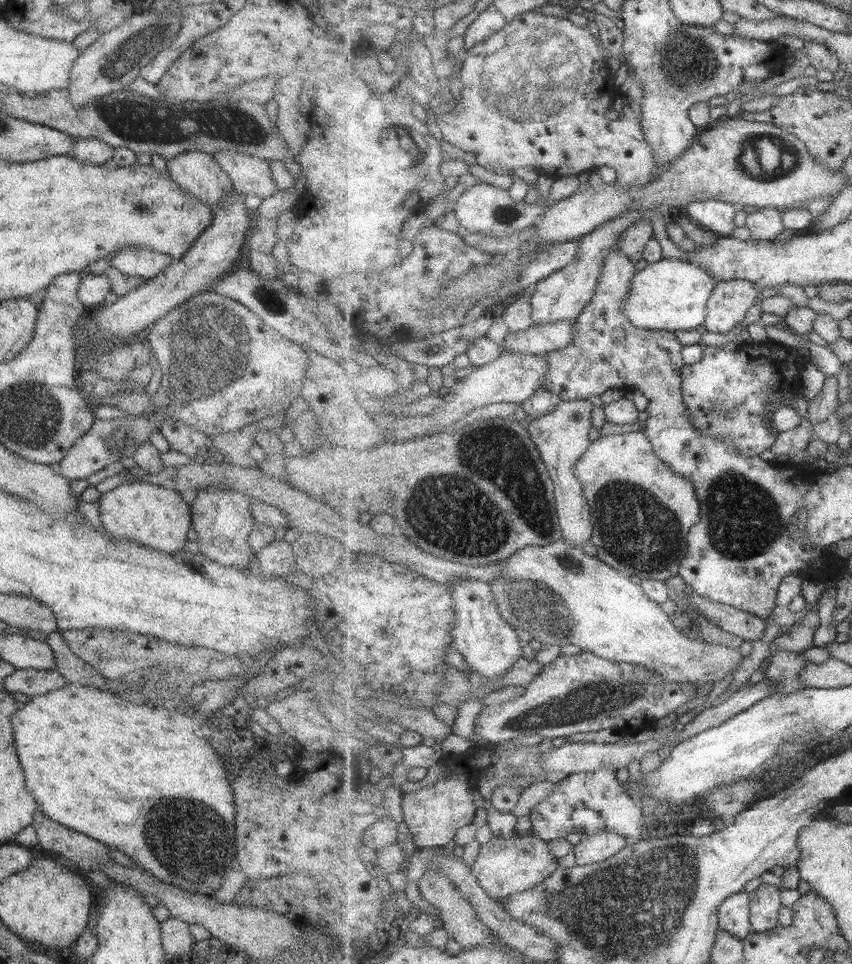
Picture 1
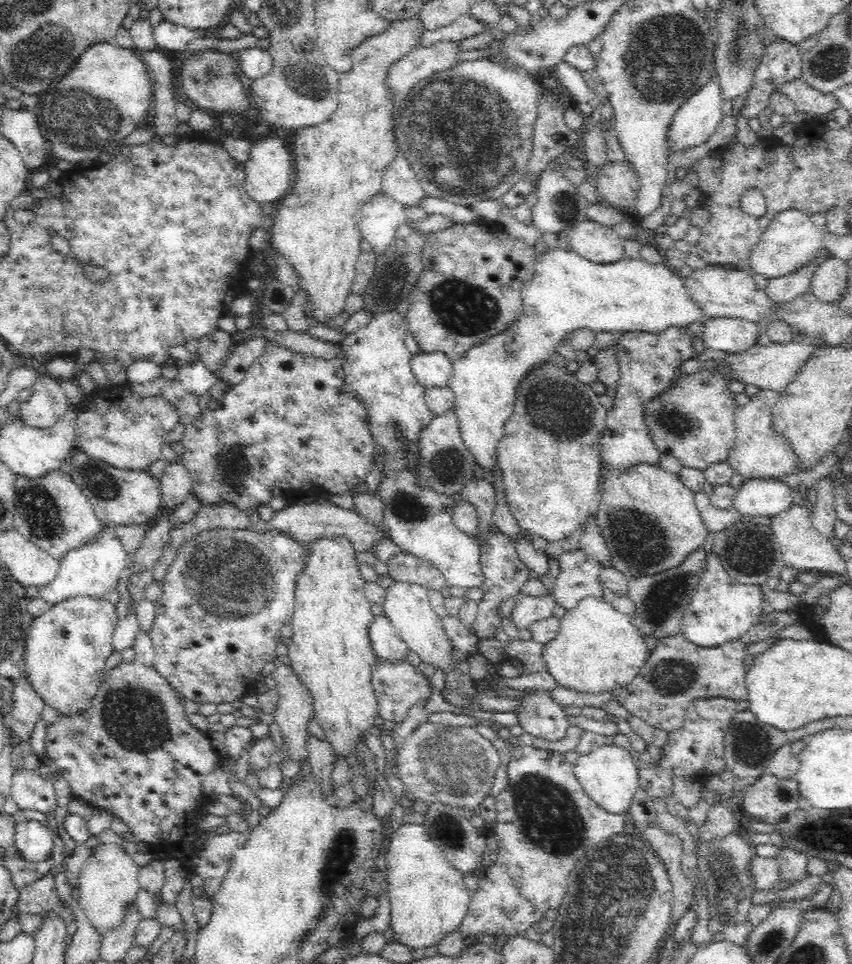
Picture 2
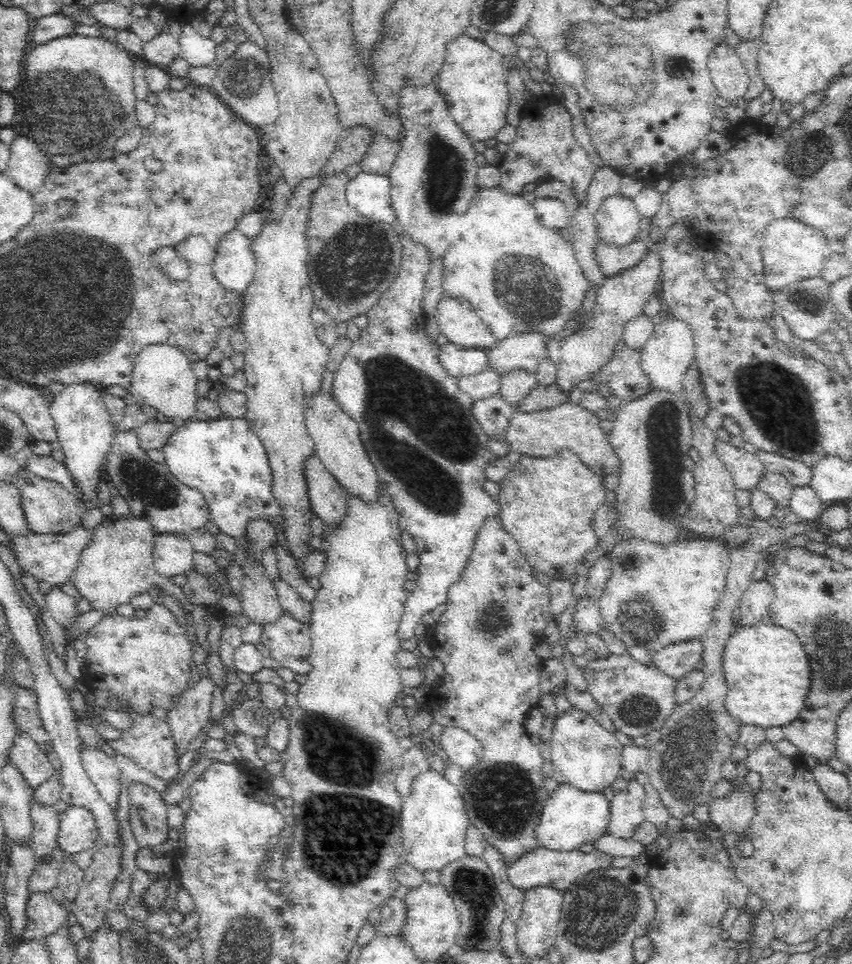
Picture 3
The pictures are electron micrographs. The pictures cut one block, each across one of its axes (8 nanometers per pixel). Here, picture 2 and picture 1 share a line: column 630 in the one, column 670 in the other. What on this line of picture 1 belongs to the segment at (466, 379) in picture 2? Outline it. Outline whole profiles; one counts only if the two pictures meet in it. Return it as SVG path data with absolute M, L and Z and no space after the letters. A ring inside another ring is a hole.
M669 258L655 262L634 276L630 296L626 300L626 315L642 329L694 331L706 323L708 302L718 281L705 269L685 259Z

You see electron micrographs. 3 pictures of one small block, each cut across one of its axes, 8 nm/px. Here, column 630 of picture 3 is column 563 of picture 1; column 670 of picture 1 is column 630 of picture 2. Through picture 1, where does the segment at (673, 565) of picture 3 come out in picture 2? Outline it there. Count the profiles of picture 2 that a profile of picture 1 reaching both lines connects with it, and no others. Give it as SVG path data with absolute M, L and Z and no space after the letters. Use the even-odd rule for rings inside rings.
M586 596L560 618L558 634L546 644L544 661L556 684L577 691L613 691L626 686L646 660L648 646L632 616L622 614L606 598Z

